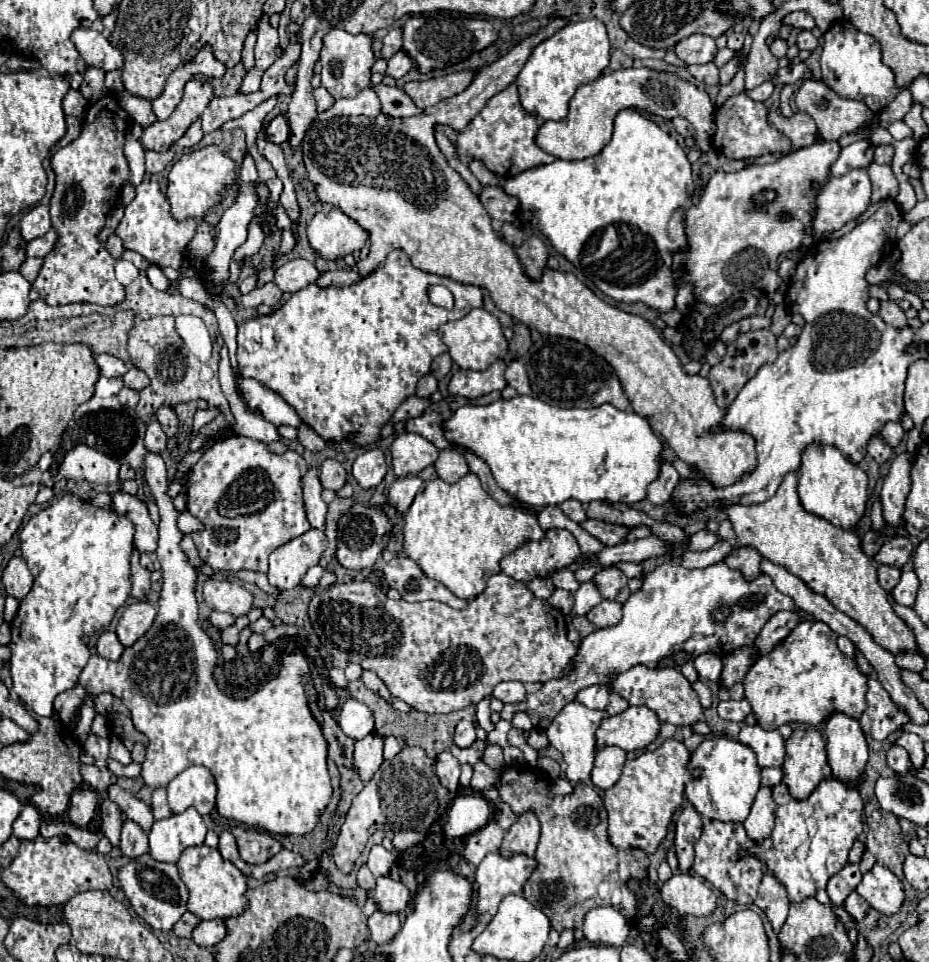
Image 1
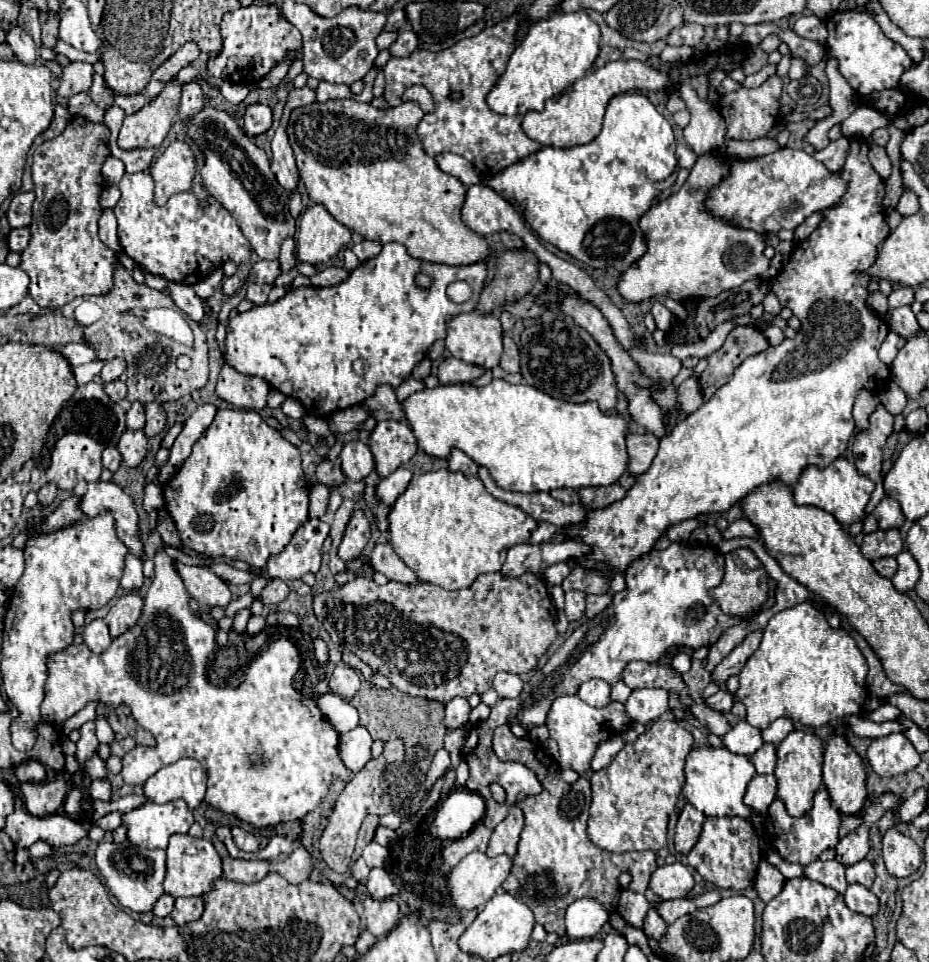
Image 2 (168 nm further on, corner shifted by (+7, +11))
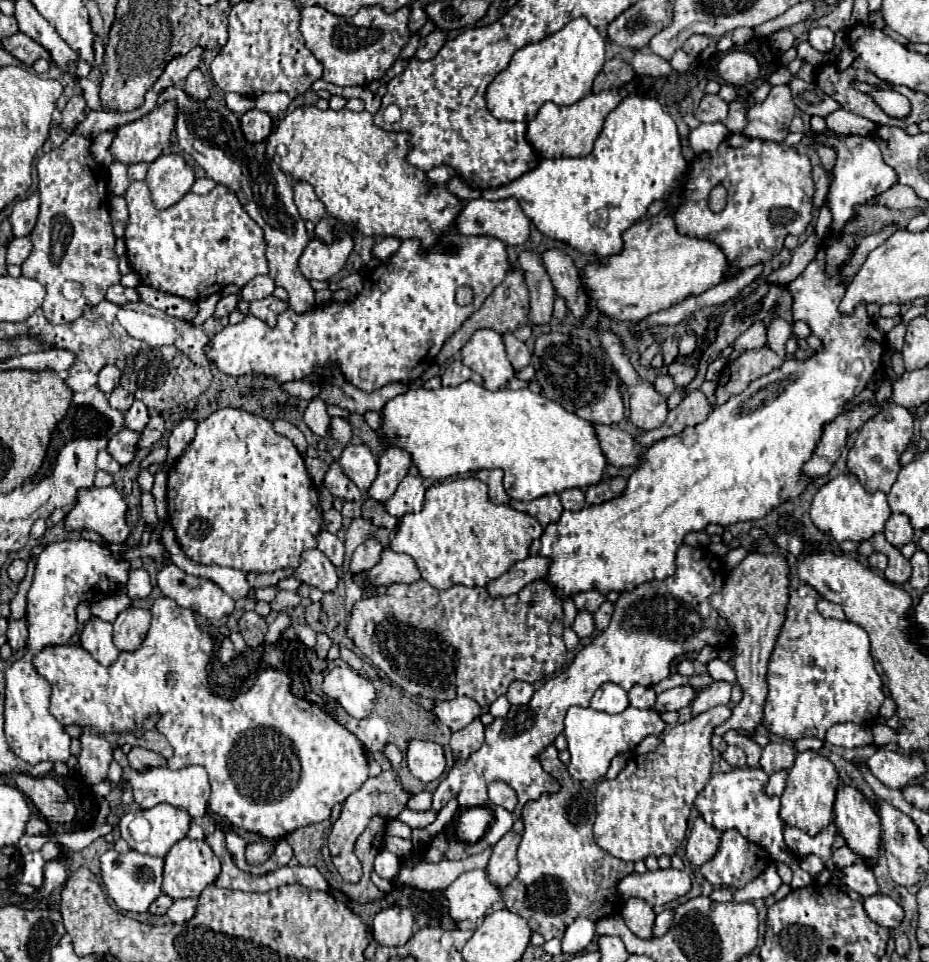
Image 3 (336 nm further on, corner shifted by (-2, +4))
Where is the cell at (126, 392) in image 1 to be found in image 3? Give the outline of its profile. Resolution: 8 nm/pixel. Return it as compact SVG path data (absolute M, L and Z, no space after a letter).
M116 387L112 393L110 393L110 407L112 409L118 409L122 413L126 413L134 403L134 395L130 391L126 391L124 387Z

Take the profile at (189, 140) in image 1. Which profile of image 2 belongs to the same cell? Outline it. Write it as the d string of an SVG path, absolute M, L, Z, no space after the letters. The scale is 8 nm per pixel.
M187 82L183 84L183 92L181 92L181 102L179 102L179 116L181 120L191 118L195 112L199 112L205 106L203 100L203 90L197 82Z

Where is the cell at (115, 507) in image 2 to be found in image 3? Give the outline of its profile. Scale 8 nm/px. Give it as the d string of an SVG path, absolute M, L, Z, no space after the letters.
M90 487L88 491L80 491L80 499L74 505L74 509L68 513L66 517L66 529L92 529L96 533L100 533L106 541L110 543L124 543L130 535L130 527L126 523L126 501L120 495L120 491L116 491L116 487Z

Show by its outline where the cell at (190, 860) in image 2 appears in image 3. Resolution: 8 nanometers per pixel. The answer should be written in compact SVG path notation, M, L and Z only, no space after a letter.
M190 837L180 839L166 855L164 859L164 883L162 893L172 899L186 899L186 897L198 897L208 885L212 885L220 875L220 861L214 855L214 851L208 847L206 841L196 841Z

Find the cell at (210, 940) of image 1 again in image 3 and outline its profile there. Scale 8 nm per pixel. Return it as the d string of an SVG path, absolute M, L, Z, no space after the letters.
M176 899L168 909L168 917L174 923L186 923L196 915L196 899Z

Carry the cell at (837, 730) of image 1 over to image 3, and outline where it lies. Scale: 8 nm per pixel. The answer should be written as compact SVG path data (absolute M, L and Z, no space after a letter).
M844 783L838 789L834 821L838 831L846 839L846 845L862 855L868 863L874 863L882 837L880 817L858 787Z

